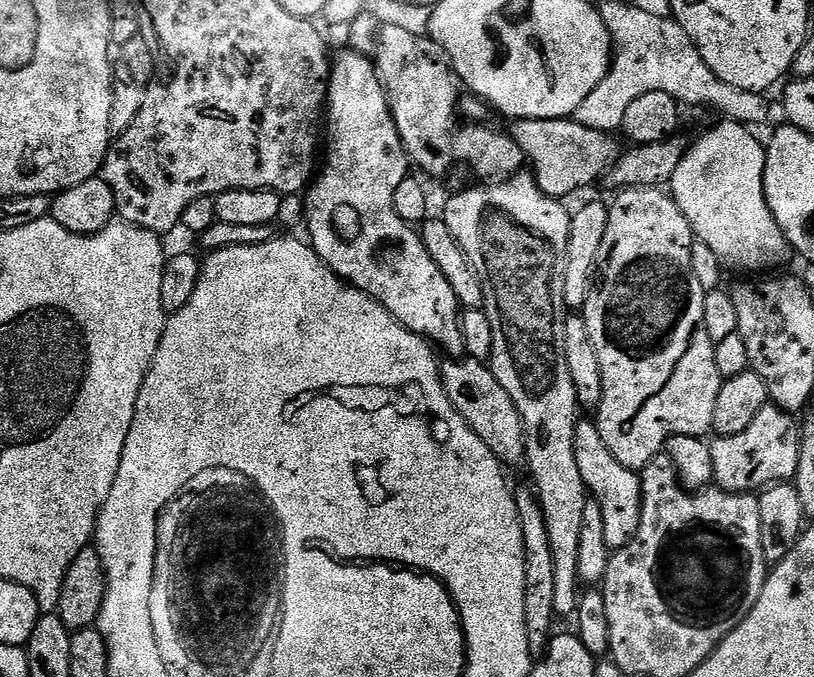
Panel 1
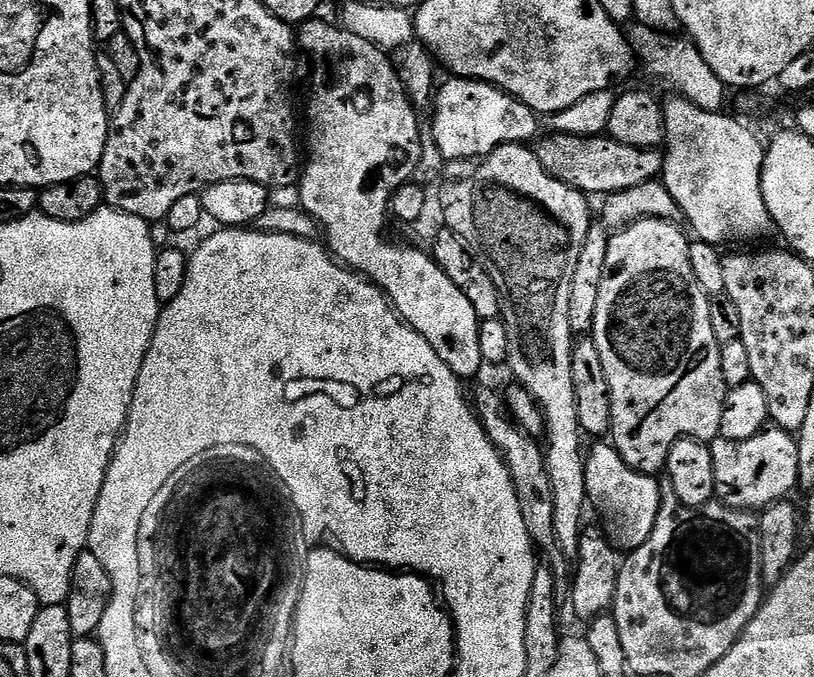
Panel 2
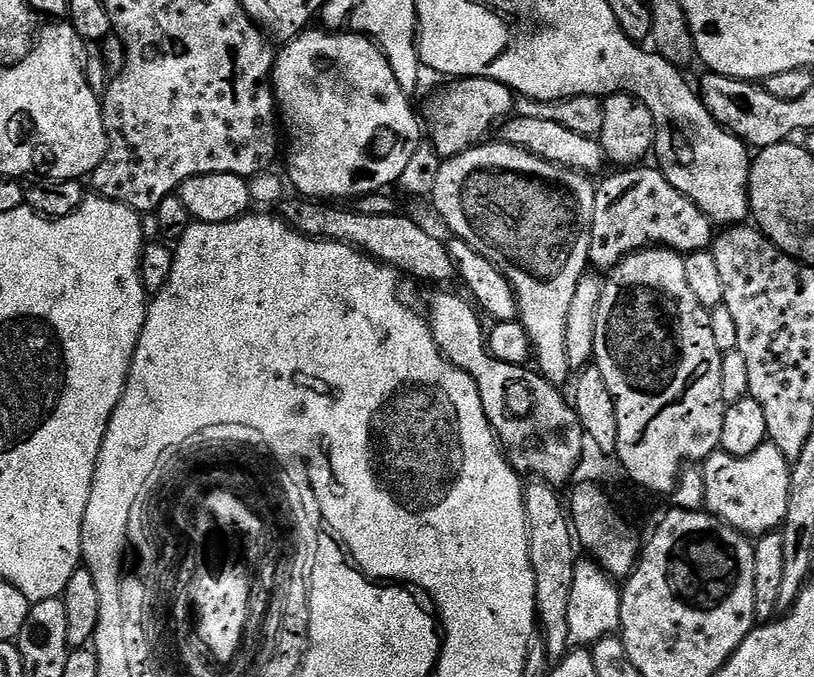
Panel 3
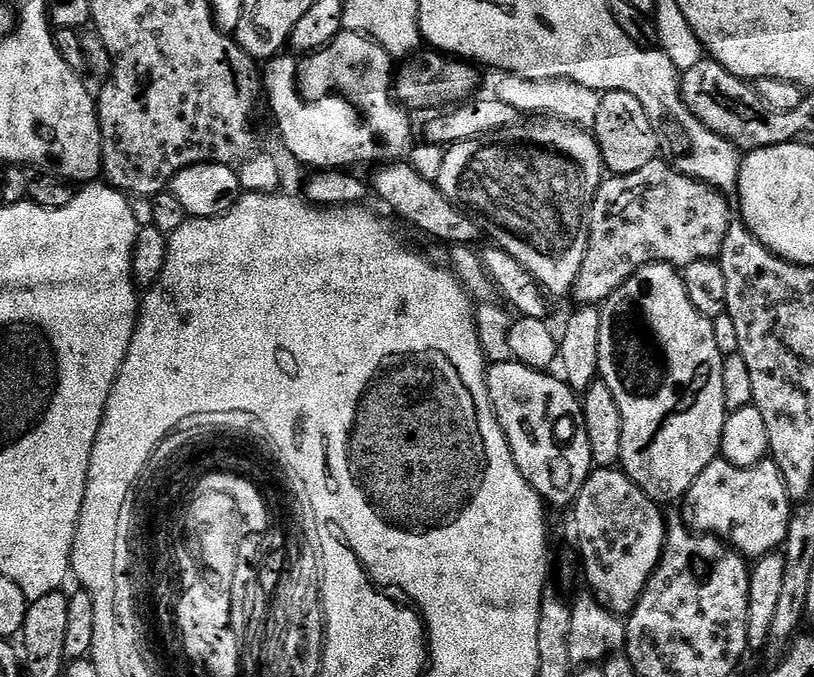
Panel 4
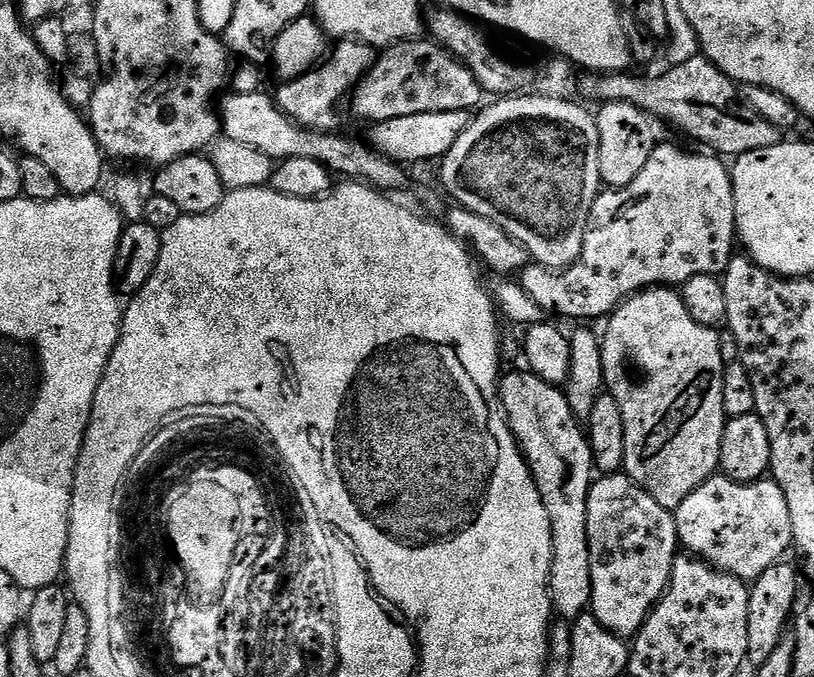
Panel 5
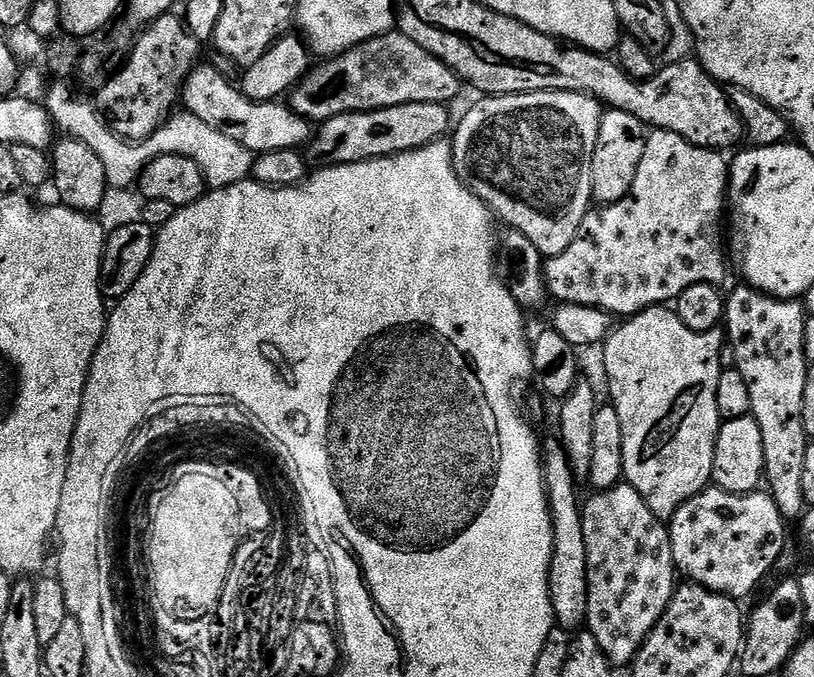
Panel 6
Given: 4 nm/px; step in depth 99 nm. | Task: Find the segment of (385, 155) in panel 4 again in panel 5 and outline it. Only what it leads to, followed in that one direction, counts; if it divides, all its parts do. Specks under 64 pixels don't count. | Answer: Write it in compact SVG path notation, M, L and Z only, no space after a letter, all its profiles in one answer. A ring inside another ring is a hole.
M344 38L337 44L340 45L336 49L333 47L327 59L317 64L312 71L302 74L293 80L283 81L279 85L280 89L274 92L276 105L291 120L304 125L305 128L314 128L317 130L335 129L337 127L335 125L335 108L343 100L345 103L346 97L360 83L360 79L372 69L372 61L374 59L372 45L355 38Z

